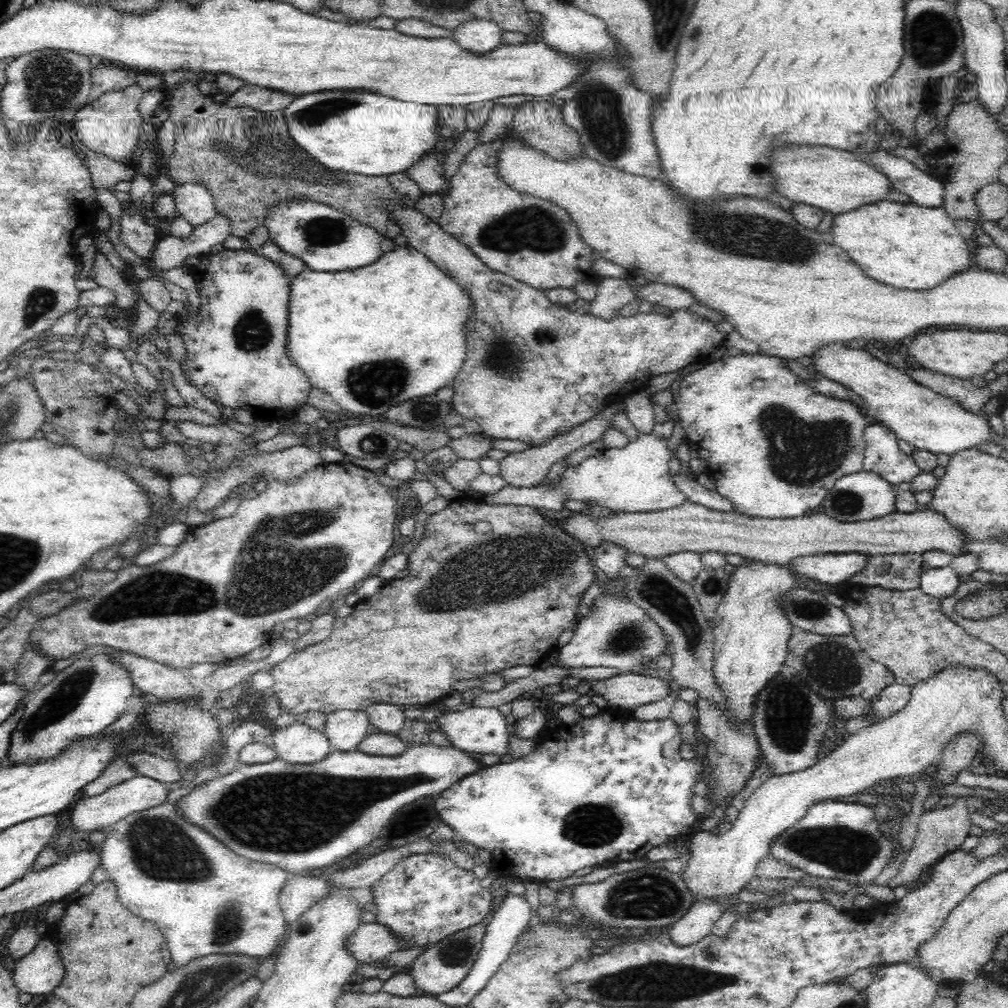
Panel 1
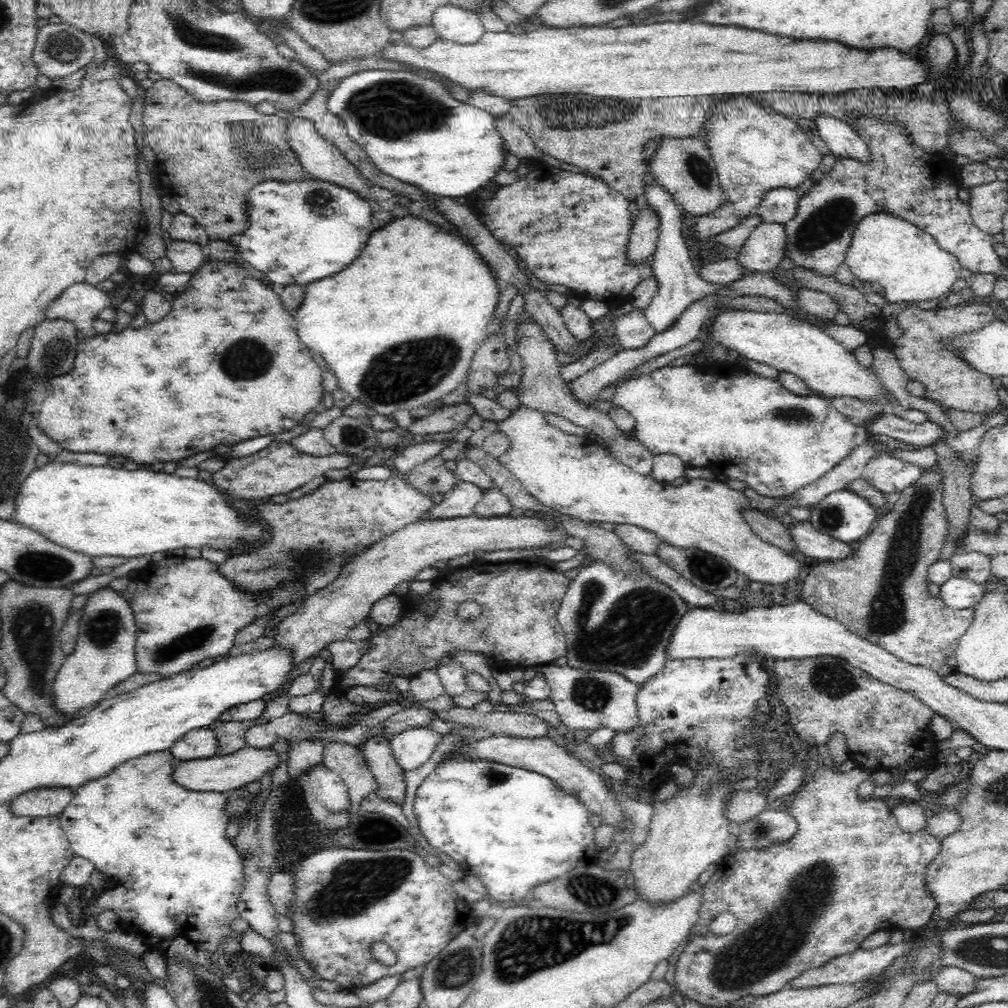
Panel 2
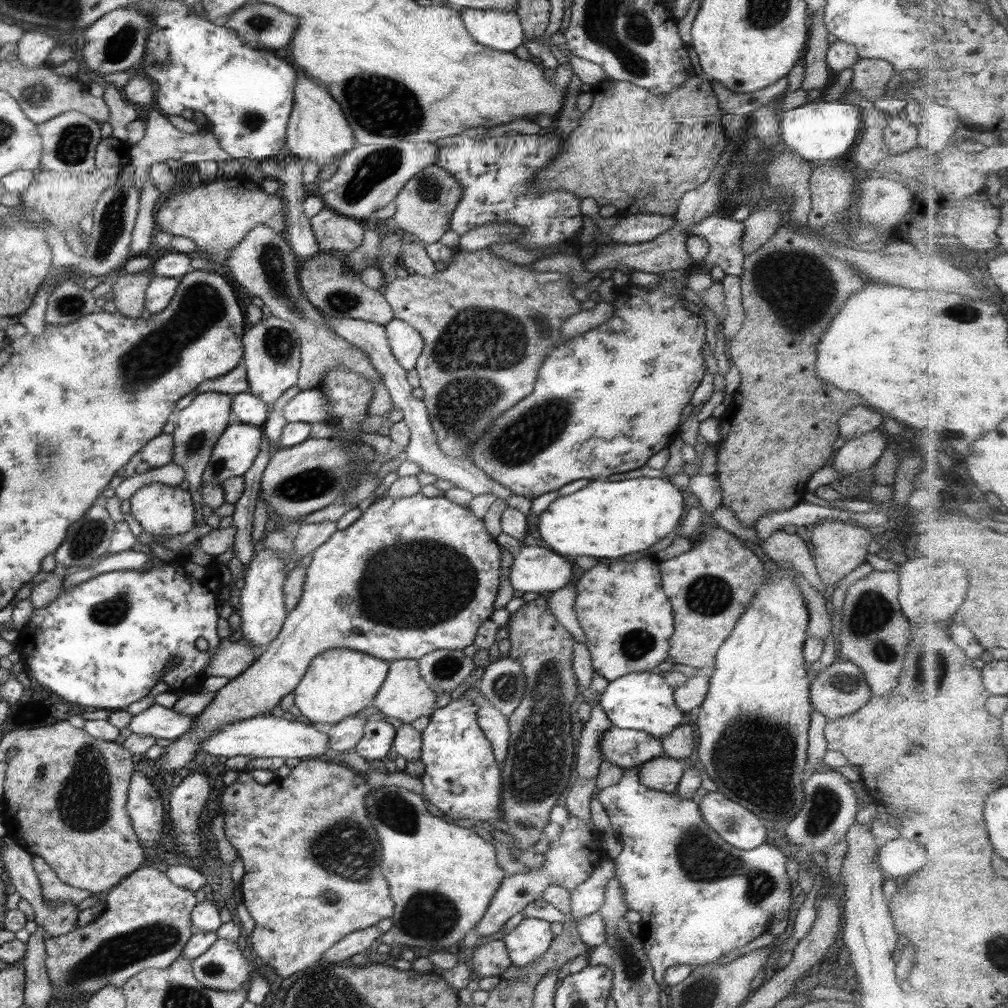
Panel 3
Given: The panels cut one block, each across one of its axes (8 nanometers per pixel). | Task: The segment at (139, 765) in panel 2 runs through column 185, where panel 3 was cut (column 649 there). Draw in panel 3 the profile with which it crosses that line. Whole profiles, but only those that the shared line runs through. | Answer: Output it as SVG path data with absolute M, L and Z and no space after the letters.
M633 767L623 770L623 774L619 781L611 786L602 788L600 791L594 793L601 805L604 816L608 816L611 823L615 837L621 843L622 850L613 859L614 860L614 873L615 879L619 881L619 887L623 891L624 904L628 907L629 911L635 911L640 916L640 932L639 939L642 941L643 950L646 954L647 960L653 970L653 978L656 984L663 983L665 969L673 965L689 965L690 967L703 966L709 962L716 962L719 956L740 948L747 942L757 938L764 932L769 932L769 927L779 921L783 917L784 911L788 910L791 902L790 890L791 882L786 872L787 860L783 856L781 850L778 850L774 845L763 843L751 850L736 849L728 845L705 821L700 817L699 809L697 809L696 798L689 800L681 800L674 793L664 793L645 787L639 783L637 777L638 768Z

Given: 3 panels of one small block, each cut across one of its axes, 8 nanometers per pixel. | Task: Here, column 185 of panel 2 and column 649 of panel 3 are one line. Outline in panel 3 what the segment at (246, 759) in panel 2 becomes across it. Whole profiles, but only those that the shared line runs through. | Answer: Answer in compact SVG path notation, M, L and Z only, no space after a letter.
M658 757L639 766L639 783L653 790L675 793L681 775L687 767L683 761Z

